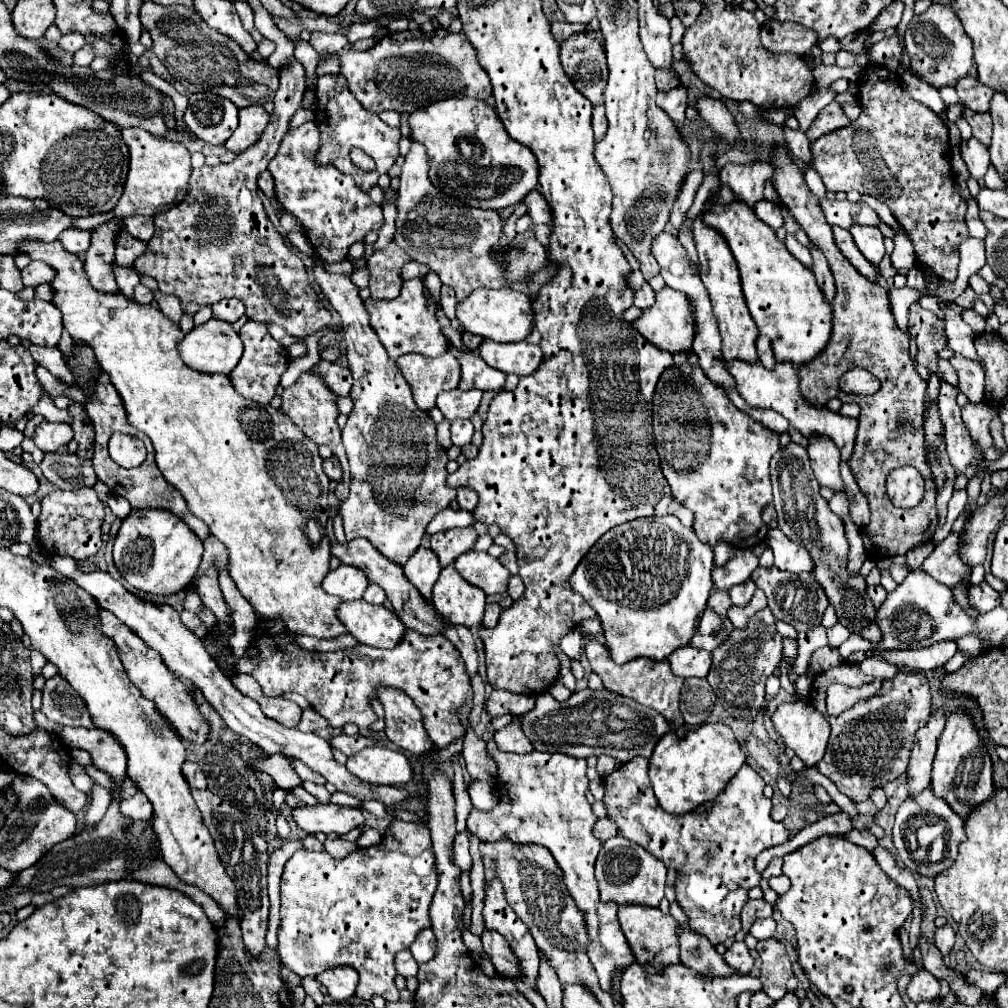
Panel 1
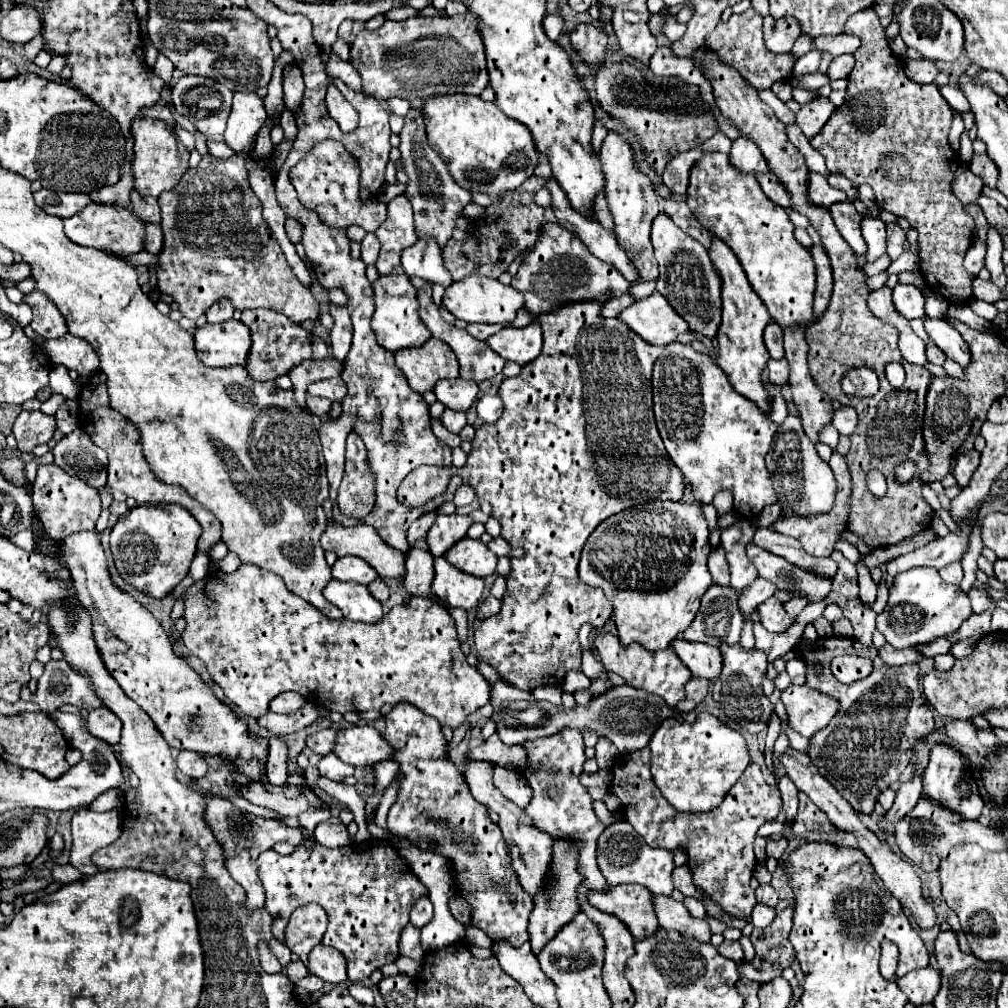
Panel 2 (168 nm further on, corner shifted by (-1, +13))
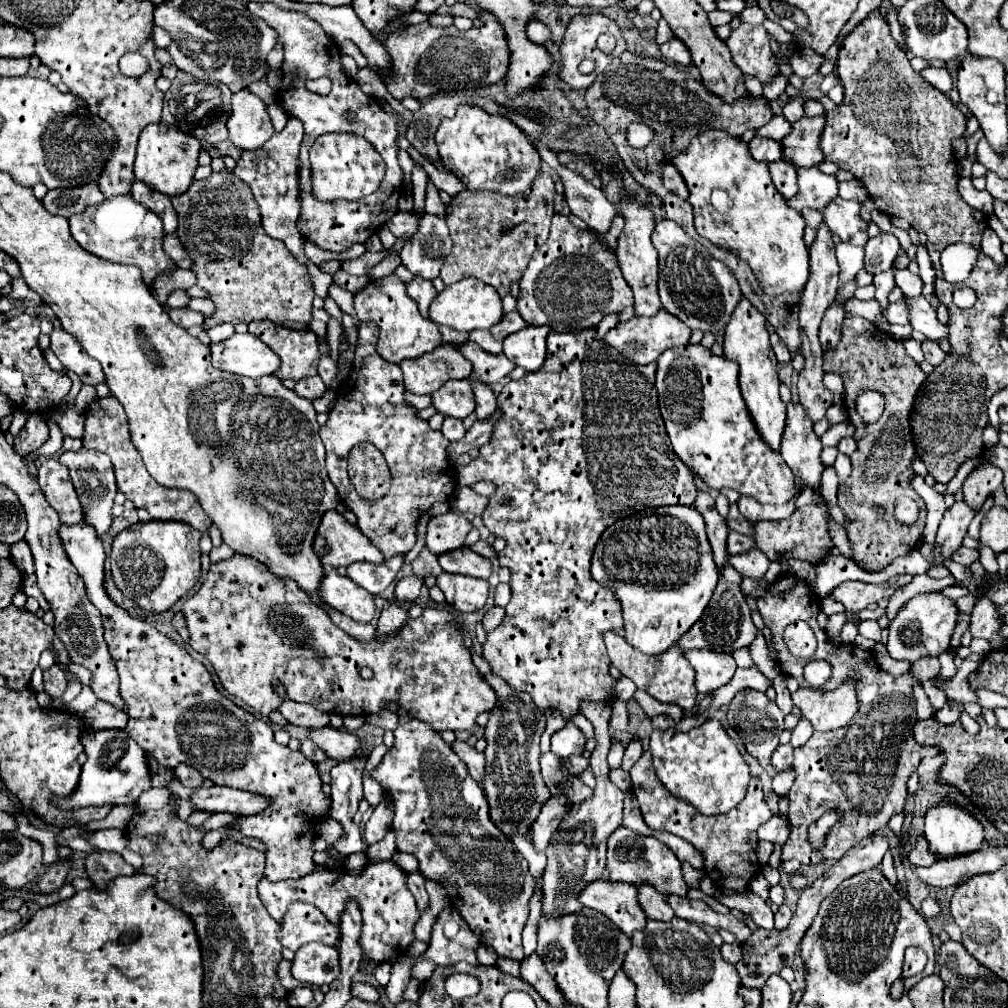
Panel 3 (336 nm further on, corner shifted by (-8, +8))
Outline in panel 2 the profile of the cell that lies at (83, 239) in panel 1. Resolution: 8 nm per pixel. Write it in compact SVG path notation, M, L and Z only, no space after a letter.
M90 203L82 211L78 211L78 215L64 219L64 231L70 241L112 253L116 257L130 257L144 251L144 225L146 221L136 217L134 211L126 207L98 205L98 203Z

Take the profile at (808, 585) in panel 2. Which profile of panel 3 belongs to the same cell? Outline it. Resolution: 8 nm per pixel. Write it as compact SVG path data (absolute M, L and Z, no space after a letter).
M729 532L729 538L727 538L727 548L729 548L729 554L743 554L743 552L749 552L755 548L755 540L751 536L743 536L739 532Z

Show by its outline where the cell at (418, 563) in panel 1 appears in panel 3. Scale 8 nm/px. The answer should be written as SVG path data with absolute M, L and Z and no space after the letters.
M409 576L409 578L401 578L397 582L397 588L395 588L395 598L399 602L407 600L407 602L413 602L419 598L419 588L425 584L425 576Z

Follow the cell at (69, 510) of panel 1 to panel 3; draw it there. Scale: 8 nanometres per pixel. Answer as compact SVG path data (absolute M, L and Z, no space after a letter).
M45 460L39 466L37 480L47 502L57 510L61 524L65 526L85 524L85 514L81 502L77 500L73 482L69 478L69 470L61 462Z

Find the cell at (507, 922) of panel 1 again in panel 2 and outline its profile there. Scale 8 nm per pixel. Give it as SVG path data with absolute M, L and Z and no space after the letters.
M410 703L396 705L384 719L384 739L394 747L394 761L400 765L396 773L400 783L398 799L386 819L388 831L394 837L408 839L422 851L440 853L450 861L456 893L472 907L472 927L482 929L494 943L526 943L534 899L518 883L518 875L510 867L510 847L506 847L498 825L488 817L488 807L470 795L464 775L450 761L440 723Z

